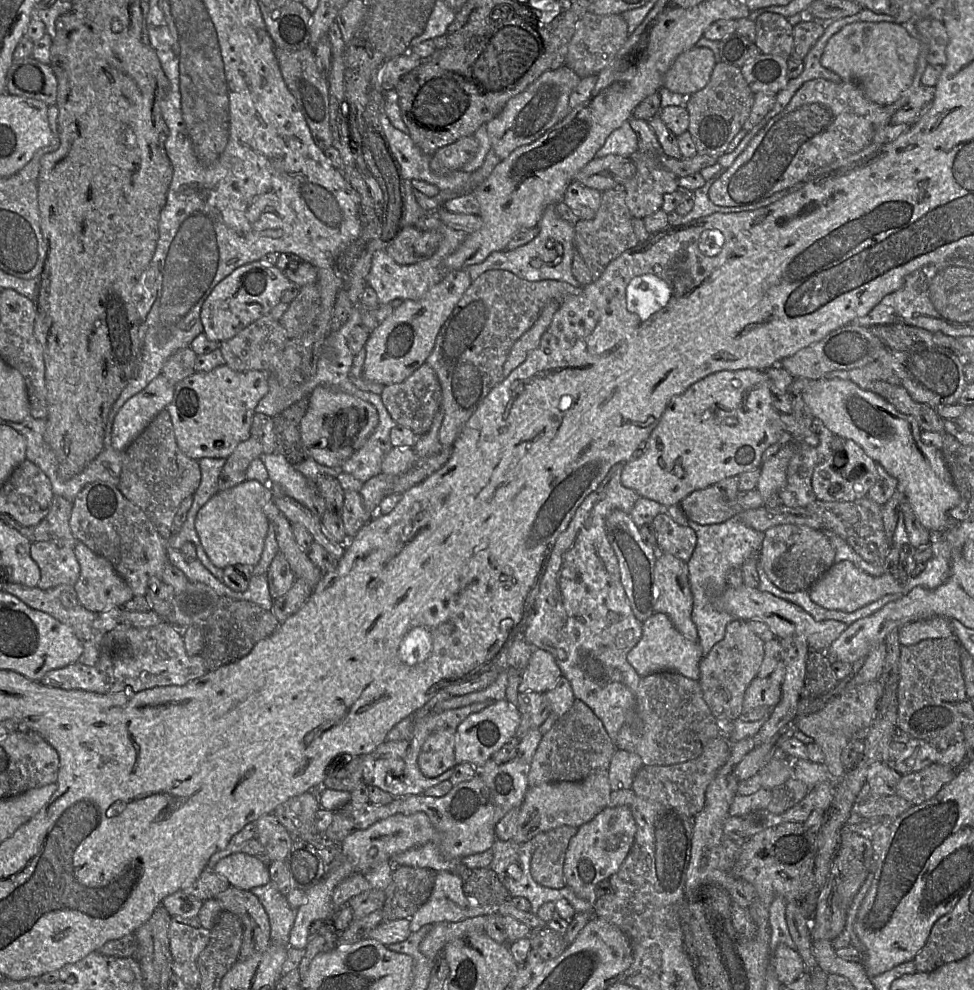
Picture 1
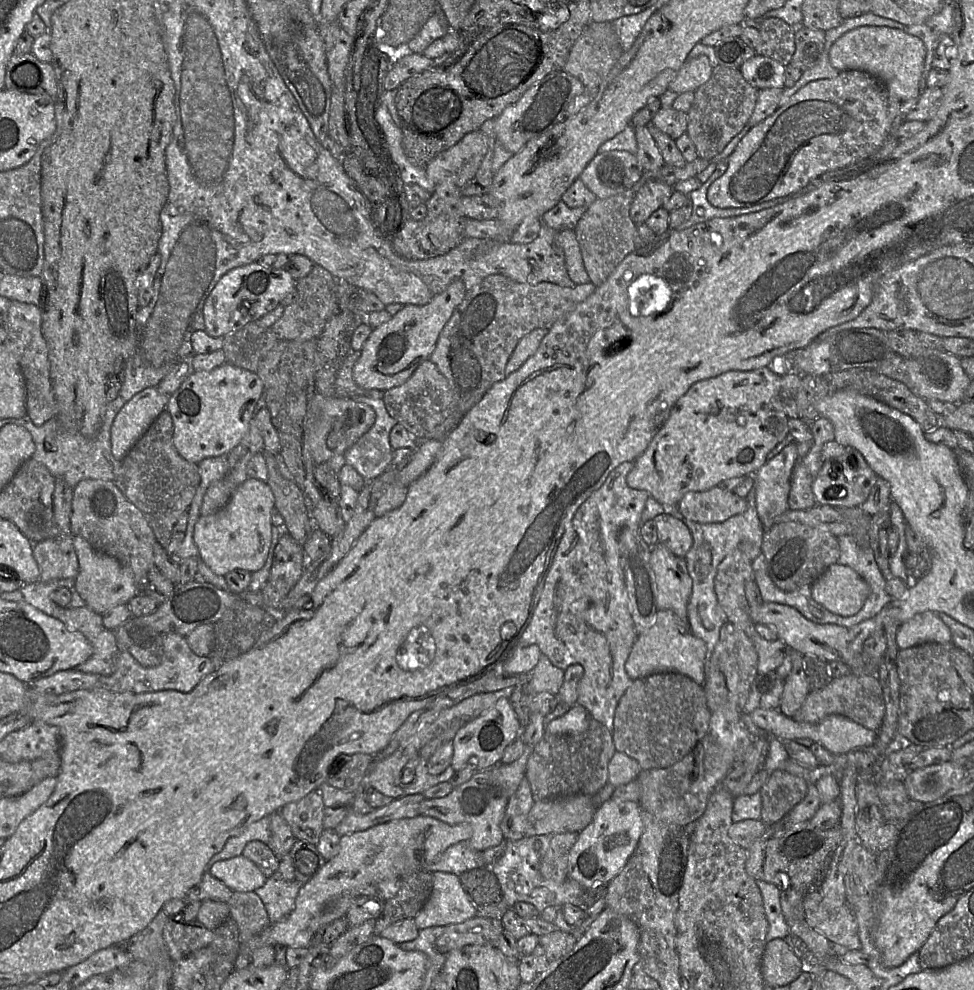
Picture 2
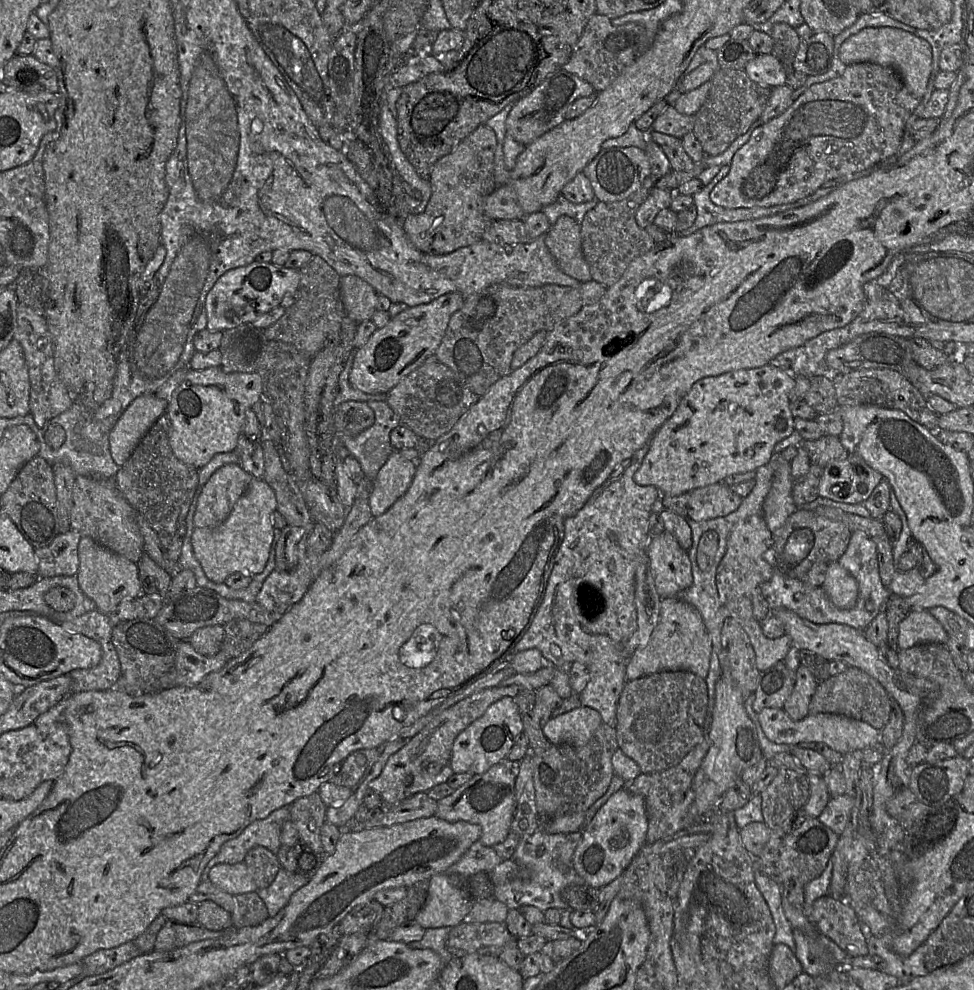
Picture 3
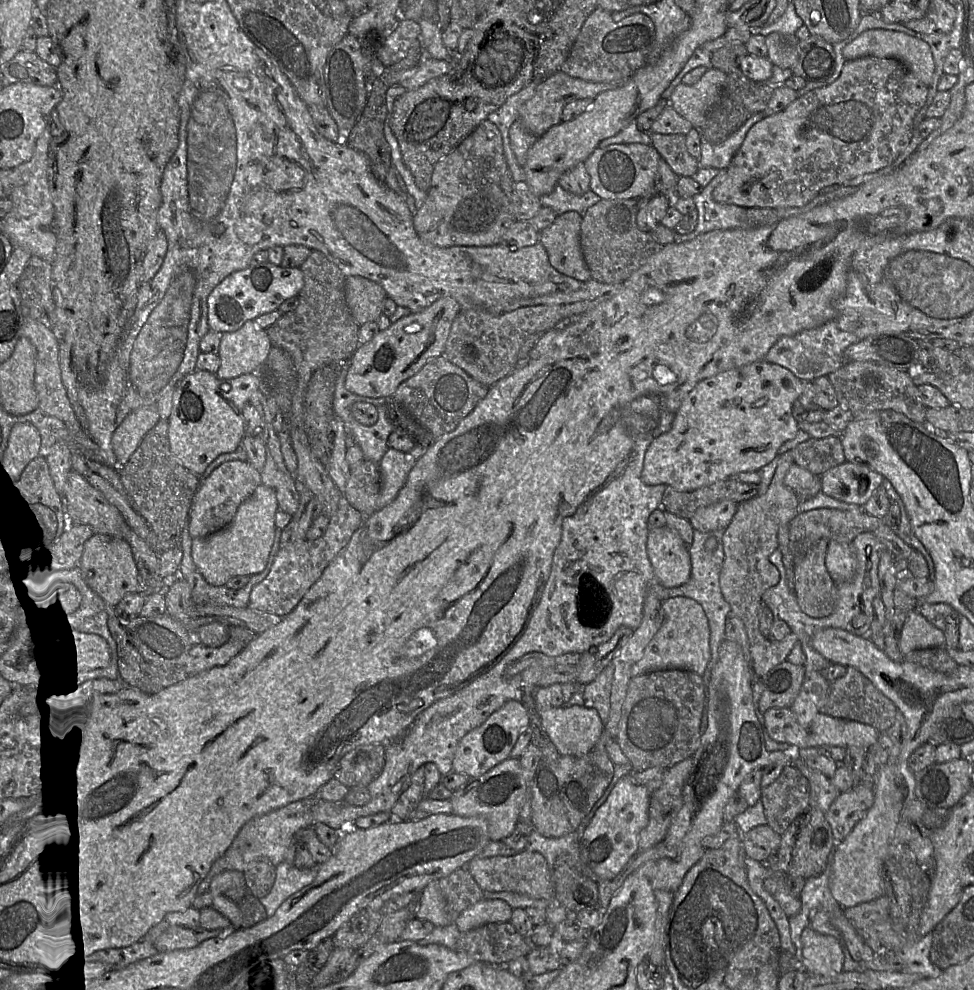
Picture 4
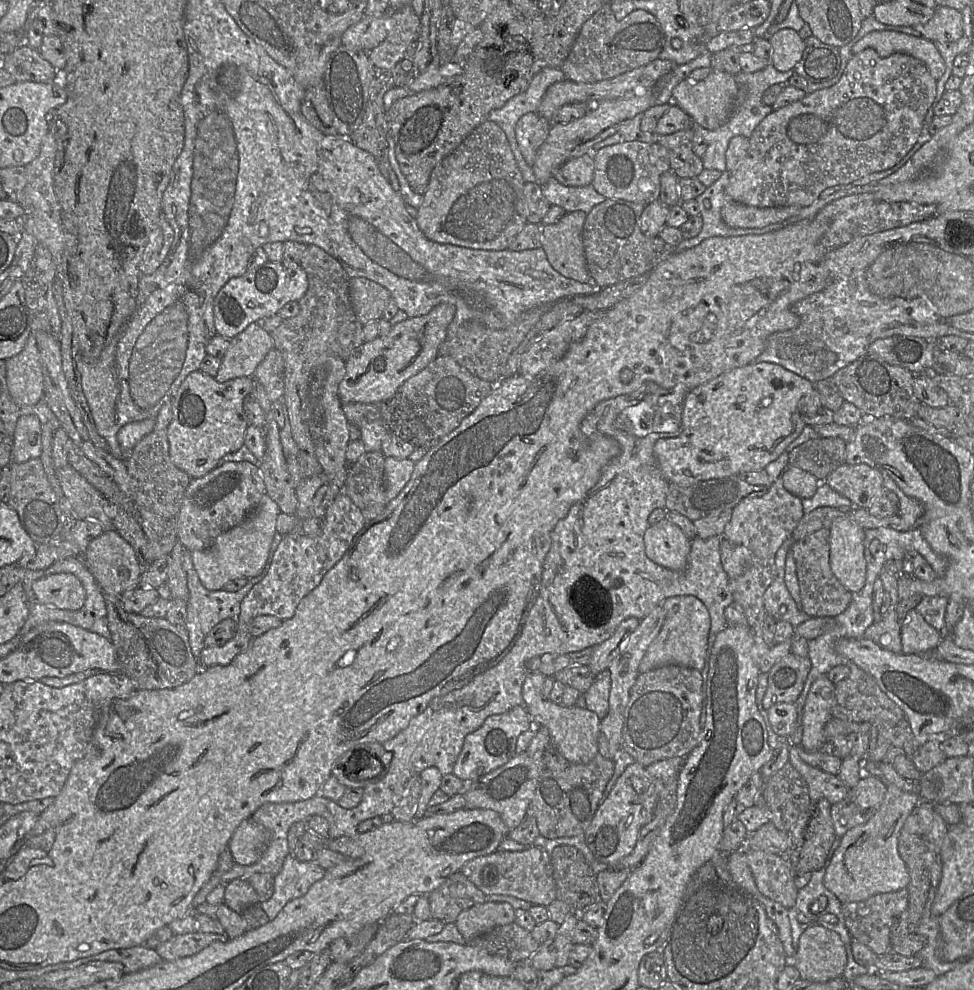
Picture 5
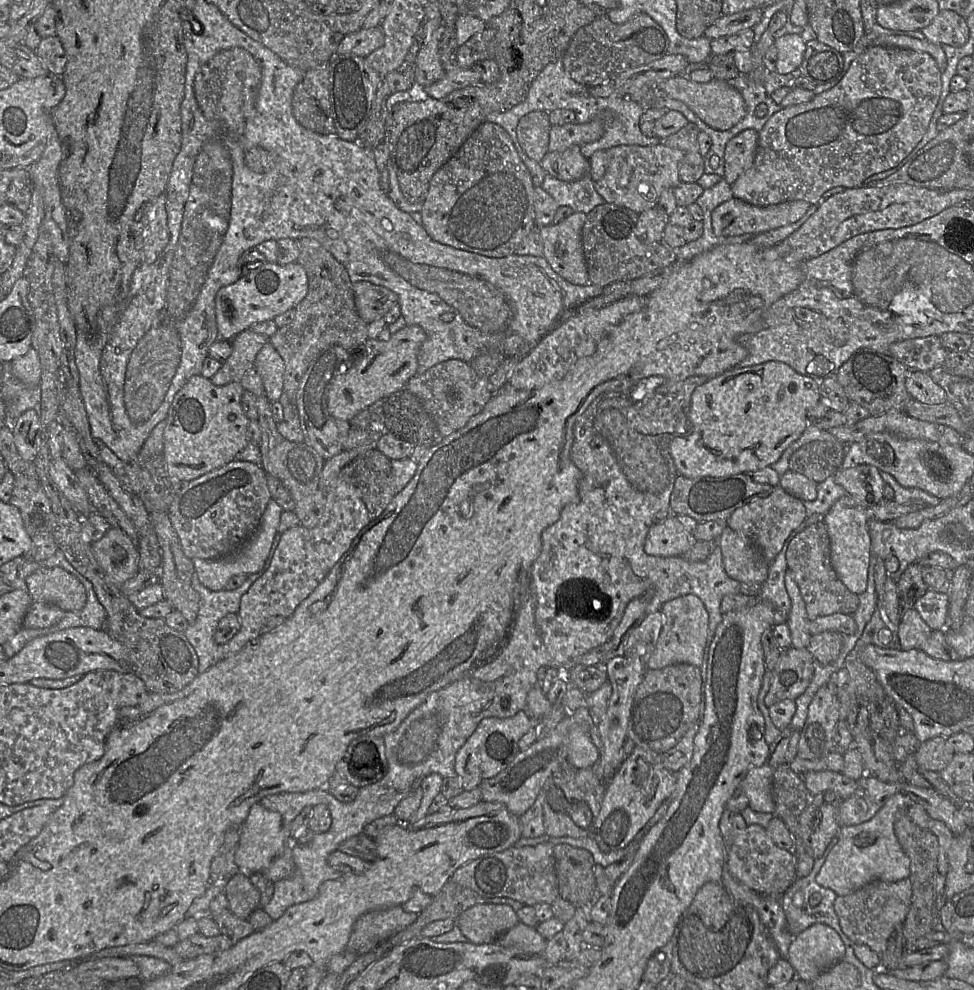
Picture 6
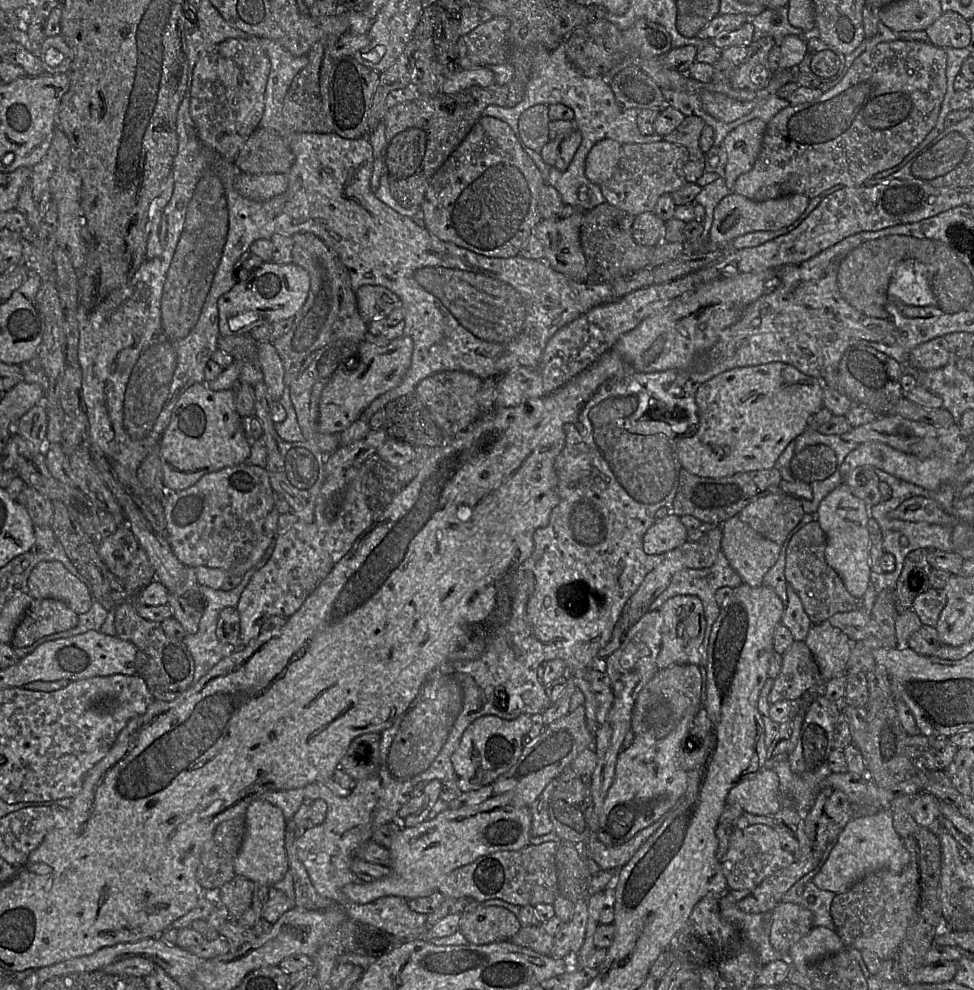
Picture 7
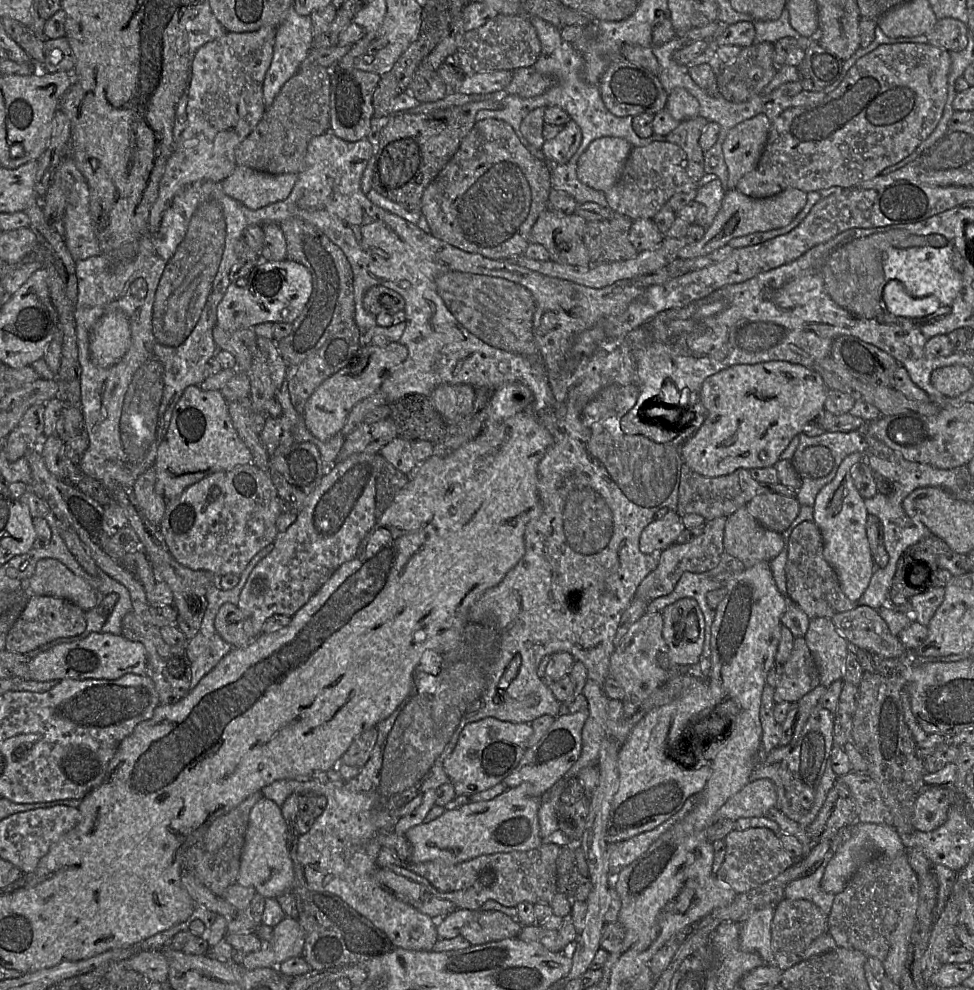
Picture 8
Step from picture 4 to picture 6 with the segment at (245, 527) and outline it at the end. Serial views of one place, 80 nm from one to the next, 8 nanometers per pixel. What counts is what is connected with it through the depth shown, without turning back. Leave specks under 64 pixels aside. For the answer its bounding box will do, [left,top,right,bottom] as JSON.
[192,498,282,591]

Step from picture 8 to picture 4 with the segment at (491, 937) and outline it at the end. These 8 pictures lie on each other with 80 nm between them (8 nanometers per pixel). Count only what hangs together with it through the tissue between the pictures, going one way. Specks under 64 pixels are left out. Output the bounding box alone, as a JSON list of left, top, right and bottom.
[455,898,512,933]

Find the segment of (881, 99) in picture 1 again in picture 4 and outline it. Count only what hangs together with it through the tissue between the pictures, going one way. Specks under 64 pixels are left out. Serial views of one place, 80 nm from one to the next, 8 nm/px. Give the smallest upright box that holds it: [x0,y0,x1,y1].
[843,29,935,87]

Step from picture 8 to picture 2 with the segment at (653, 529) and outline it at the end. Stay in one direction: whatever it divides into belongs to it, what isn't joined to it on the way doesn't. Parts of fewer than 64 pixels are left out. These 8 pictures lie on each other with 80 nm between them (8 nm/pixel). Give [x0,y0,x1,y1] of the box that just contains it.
[650,543,693,622]

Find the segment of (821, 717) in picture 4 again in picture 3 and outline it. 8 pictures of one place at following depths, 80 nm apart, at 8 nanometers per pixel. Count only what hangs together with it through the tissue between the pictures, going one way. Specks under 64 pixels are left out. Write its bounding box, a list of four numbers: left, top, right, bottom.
[758,708,880,755]

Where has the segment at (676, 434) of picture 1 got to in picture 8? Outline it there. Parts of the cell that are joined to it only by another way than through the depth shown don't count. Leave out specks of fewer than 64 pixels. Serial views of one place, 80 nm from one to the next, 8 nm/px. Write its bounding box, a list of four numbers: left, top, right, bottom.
[682,361,828,477]

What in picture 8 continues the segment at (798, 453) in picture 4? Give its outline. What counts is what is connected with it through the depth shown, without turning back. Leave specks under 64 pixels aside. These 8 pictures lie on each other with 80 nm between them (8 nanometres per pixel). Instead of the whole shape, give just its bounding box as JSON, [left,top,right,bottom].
[792,445,834,478]

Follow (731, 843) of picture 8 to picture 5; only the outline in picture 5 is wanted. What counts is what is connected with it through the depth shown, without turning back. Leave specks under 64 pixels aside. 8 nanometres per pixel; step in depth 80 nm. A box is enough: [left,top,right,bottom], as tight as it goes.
[745,848,798,909]

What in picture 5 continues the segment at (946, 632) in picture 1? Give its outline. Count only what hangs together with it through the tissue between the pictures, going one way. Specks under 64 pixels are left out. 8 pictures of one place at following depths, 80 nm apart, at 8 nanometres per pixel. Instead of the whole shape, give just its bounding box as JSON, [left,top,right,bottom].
[901,609,944,654]

